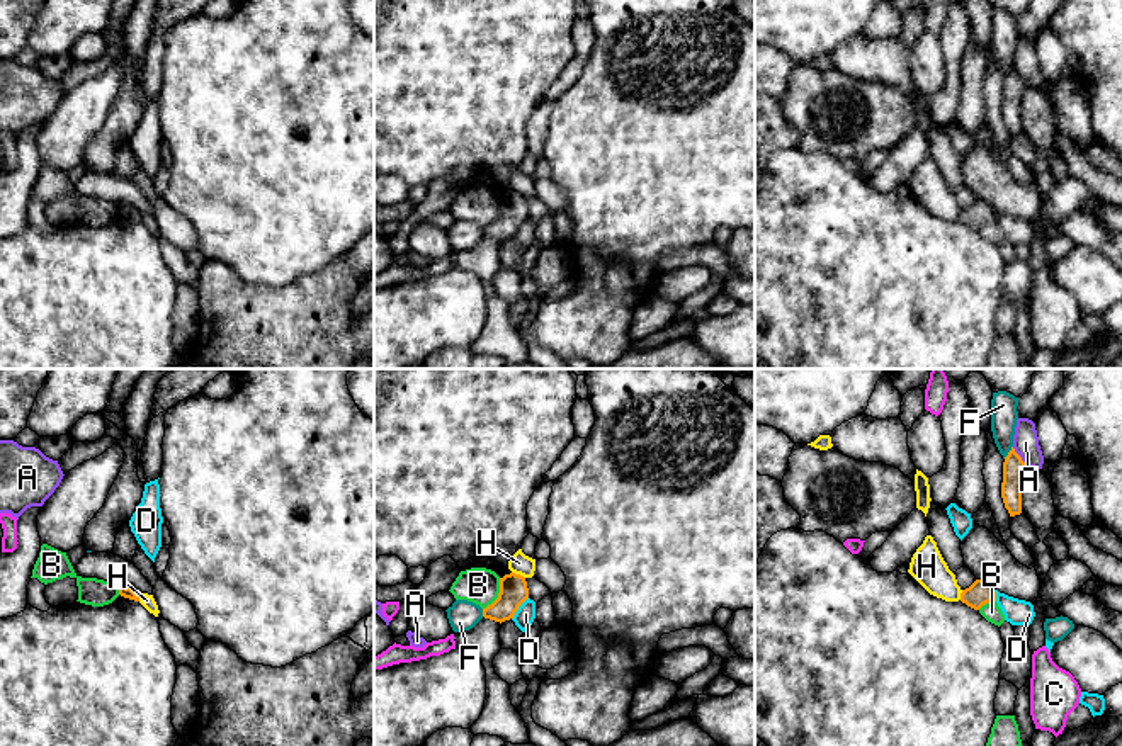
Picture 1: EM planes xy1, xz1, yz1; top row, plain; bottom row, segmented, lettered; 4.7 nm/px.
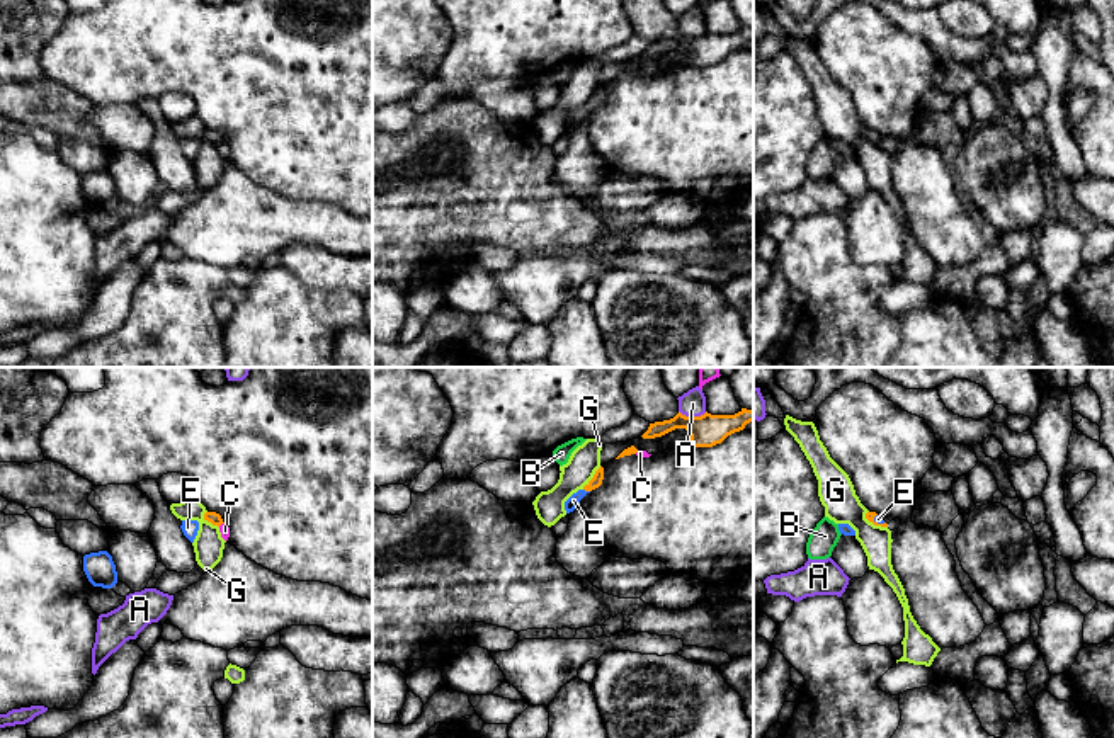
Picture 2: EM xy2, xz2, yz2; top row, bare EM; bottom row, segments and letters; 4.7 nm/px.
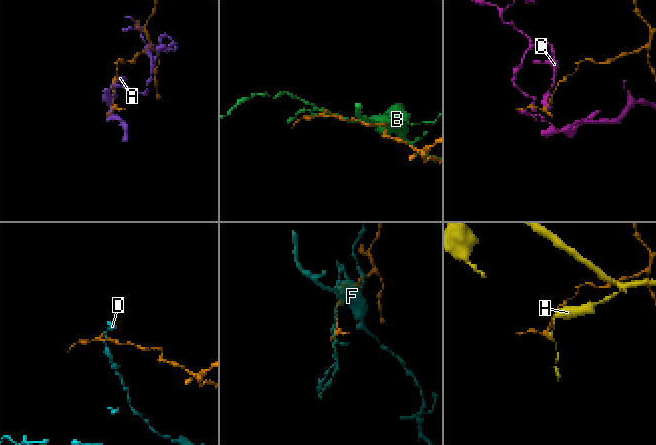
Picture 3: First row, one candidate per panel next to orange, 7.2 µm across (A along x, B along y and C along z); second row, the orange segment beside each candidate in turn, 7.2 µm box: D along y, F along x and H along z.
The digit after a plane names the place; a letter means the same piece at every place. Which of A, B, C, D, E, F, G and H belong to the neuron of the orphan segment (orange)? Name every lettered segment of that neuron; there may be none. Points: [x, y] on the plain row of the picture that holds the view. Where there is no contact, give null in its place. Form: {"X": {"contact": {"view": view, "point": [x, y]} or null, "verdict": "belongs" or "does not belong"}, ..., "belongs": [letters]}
{"A": {"contact": {"view": "xz2", "point": [693, 36]}, "verdict": "does not belong"}, "B": {"contact": {"view": "xz1", "point": [498, 214]}, "verdict": "does not belong"}, "C": {"contact": {"view": "xy2", "point": [220, 143]}, "verdict": "does not belong"}, "D": {"contact": {"view": "xz1", "point": [517, 228]}, "verdict": "does not belong"}, "E": {"contact": {"view": "xz2", "point": [587, 109]}, "verdict": "belongs"}, "F": {"contact": {"view": "yz1", "point": [1008, 72]}, "verdict": "does not belong"}, "G": {"contact": {"view": "xz2", "point": [592, 97]}, "verdict": "does not belong"}, "H": {"contact": {"view": "xy1", "point": [130, 208]}, "verdict": "does not belong"}, "belongs": ["E"]}

